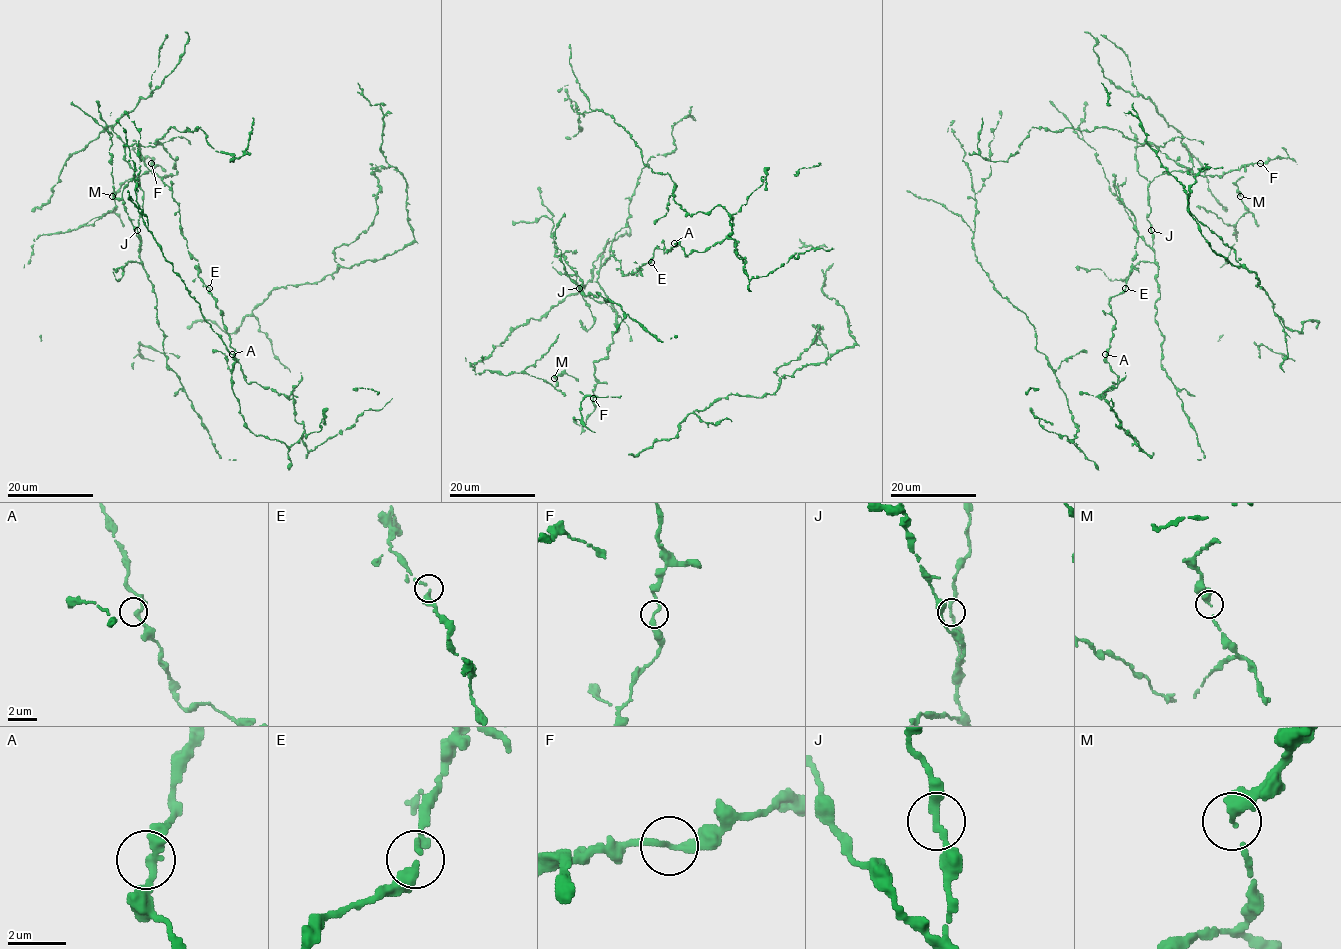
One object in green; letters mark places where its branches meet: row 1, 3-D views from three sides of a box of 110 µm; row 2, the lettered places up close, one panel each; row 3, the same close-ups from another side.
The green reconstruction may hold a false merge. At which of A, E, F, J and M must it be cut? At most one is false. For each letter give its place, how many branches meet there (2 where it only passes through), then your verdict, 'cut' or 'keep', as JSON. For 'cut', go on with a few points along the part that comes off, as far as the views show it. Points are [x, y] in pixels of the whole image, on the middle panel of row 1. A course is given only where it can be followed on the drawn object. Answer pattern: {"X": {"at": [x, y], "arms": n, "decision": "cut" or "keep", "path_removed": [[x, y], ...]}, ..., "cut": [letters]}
{"A": {"at": [674, 243], "arms": 2, "decision": "keep"}, "E": {"at": [651, 262], "arms": 2, "decision": "keep"}, "F": {"at": [593, 398], "arms": 2, "decision": "keep"}, "J": {"at": [579, 288], "arms": 2, "decision": "keep"}, "M": {"at": [554, 378], "arms": 2, "decision": "keep"}, "cut": []}

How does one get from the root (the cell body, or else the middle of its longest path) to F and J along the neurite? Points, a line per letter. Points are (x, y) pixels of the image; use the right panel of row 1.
F: (1158, 324), (1150, 182), (1138, 171), (1136, 148), (1164, 143), (1160, 153), (1196, 175), (1221, 176), (1260, 163)
J: (1158, 324), (1155, 319), (1155, 301), (1160, 292), (1155, 278), (1157, 263), (1151, 230)

